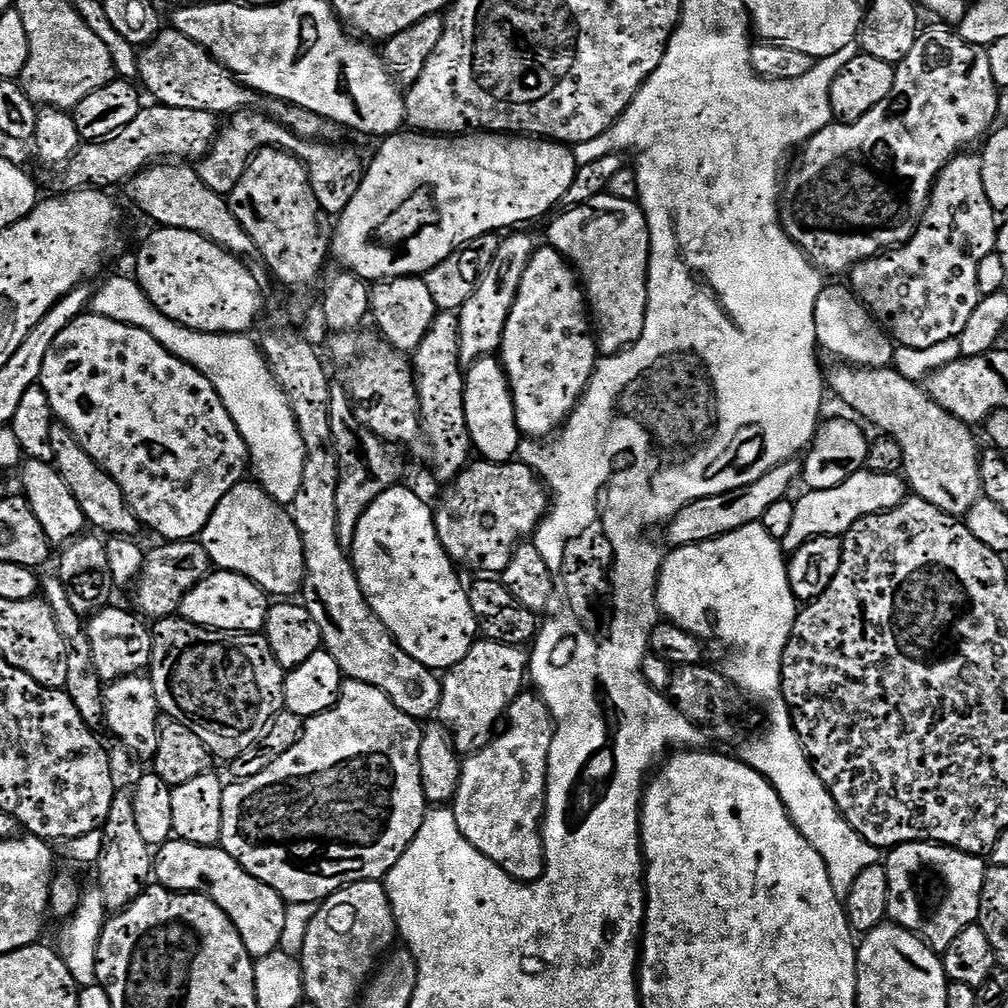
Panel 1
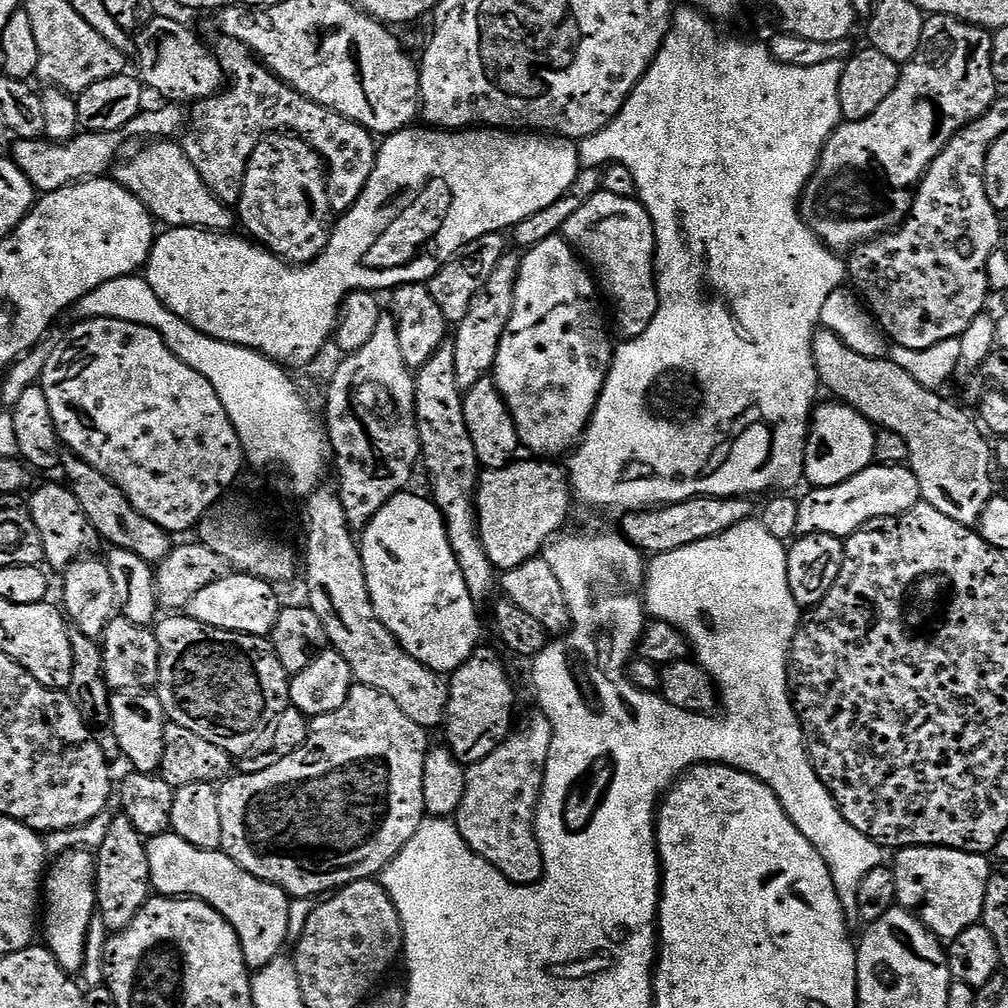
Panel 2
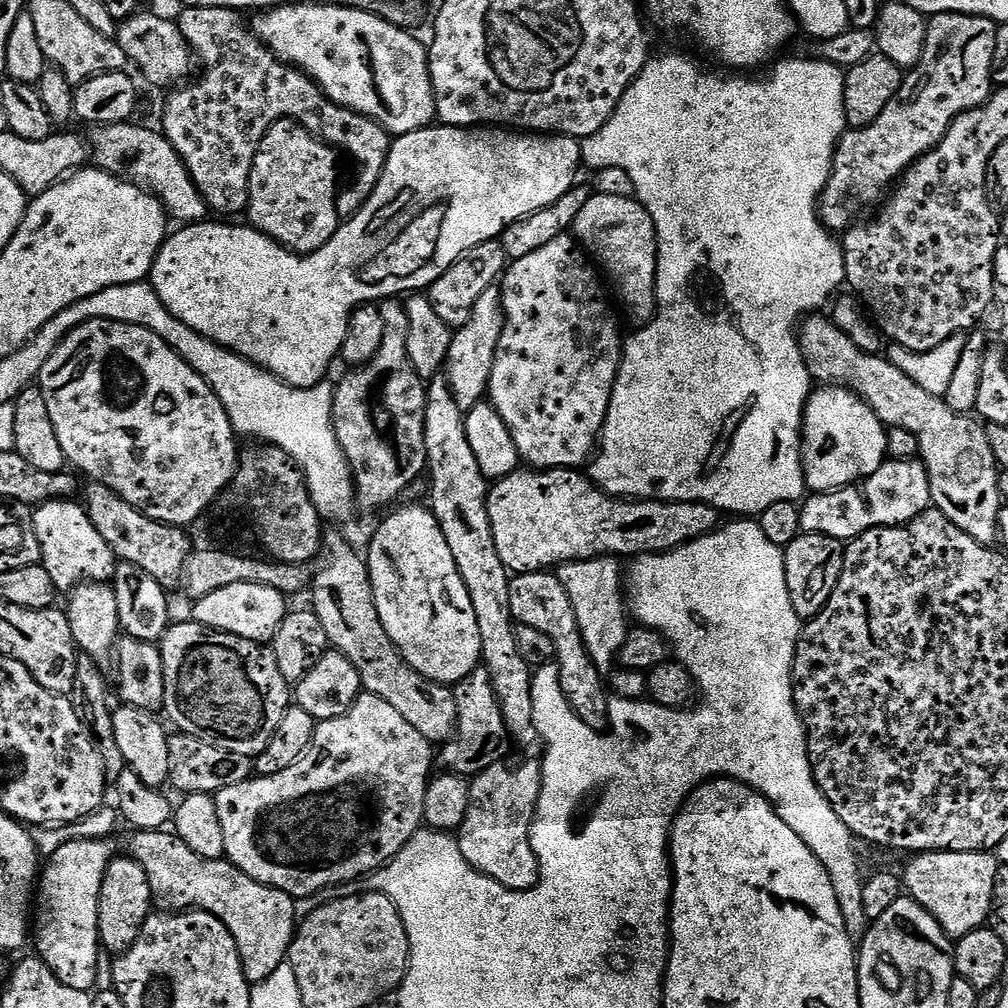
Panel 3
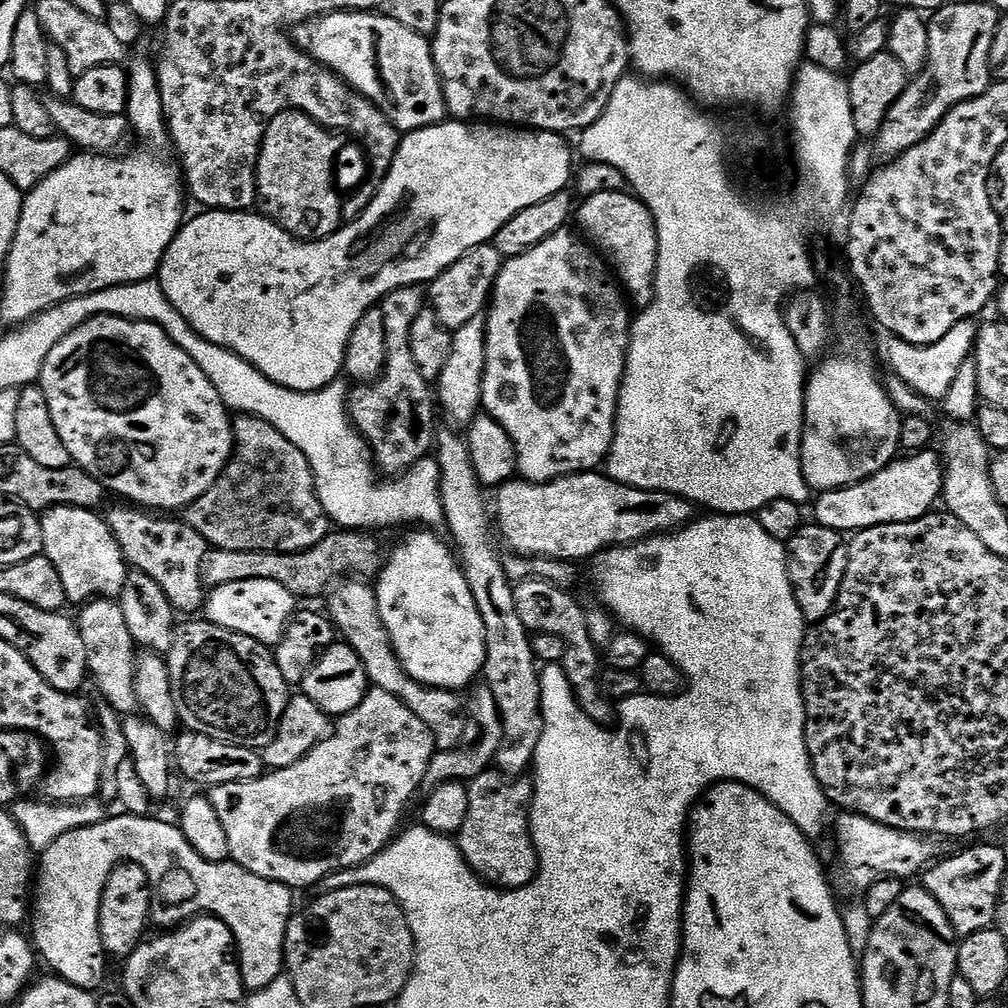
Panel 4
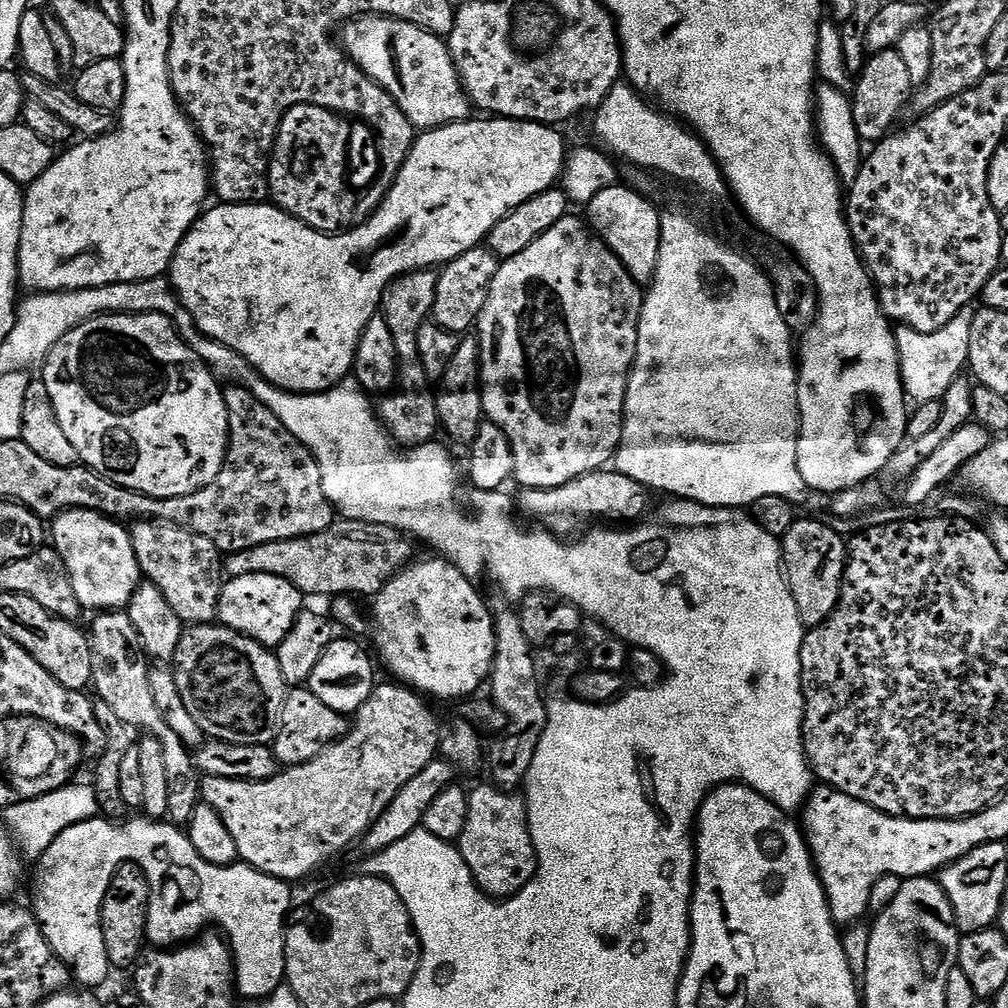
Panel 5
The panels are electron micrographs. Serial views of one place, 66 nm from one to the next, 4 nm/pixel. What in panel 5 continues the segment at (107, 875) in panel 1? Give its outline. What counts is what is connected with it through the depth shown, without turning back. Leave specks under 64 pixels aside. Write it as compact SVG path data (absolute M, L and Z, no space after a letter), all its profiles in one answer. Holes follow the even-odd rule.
M125 862L108 878L108 888L98 913L100 937L104 940L104 954L109 965L131 969L141 959L148 935L148 879L138 864Z

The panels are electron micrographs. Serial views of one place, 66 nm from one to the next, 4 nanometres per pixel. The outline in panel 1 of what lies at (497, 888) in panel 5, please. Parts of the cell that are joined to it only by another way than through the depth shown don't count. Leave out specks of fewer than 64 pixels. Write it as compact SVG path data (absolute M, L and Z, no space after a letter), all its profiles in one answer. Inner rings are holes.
M536 690L521 692L520 697L508 708L506 720L507 723L512 723L508 729L505 727L492 737L490 746L471 753L461 763L460 788L450 807L458 822L458 830L462 830L470 846L477 848L489 865L495 866L505 877L531 882L544 874L542 821L548 802L548 759L556 733L556 722L552 719L552 711Z

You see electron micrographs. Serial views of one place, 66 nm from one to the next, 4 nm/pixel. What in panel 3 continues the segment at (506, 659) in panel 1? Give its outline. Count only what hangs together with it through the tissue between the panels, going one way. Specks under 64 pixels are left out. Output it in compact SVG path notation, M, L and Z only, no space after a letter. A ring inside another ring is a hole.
M477 666L455 685L456 705L458 706L457 726L454 735L439 749L438 764L441 769L457 774L476 777L492 764L501 763L504 740L509 739L508 727L502 716L502 706L498 700L492 675L487 667Z

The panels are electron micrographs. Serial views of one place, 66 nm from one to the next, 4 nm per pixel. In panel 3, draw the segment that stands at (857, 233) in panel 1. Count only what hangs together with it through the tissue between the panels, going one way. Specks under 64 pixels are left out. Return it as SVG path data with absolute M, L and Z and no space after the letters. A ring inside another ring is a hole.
M940 12L928 20L926 46L922 50L922 58L919 65L905 75L898 94L894 94L894 98L888 103L886 110L878 114L876 121L865 128L845 131L836 146L832 173L824 183L824 190L818 201L818 215L825 228L836 234L851 228L865 215L864 208L875 209L889 195L890 189L907 172L908 167L915 164L921 156L925 156L934 146L938 146L946 130L950 130L952 123L962 113L986 103L994 91L992 59L997 27L996 21L990 18L971 16L965 12Z

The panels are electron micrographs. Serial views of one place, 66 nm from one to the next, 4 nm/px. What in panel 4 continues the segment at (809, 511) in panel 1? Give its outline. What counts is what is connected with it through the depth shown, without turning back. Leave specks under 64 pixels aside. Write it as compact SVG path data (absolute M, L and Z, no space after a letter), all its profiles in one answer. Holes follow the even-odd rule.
M921 450L915 454L893 459L892 463L880 469L872 476L861 480L858 484L847 484L844 488L824 490L816 500L815 523L841 534L855 534L865 528L873 528L879 524L901 524L911 520L921 520L937 507L944 491L944 466L939 451Z

